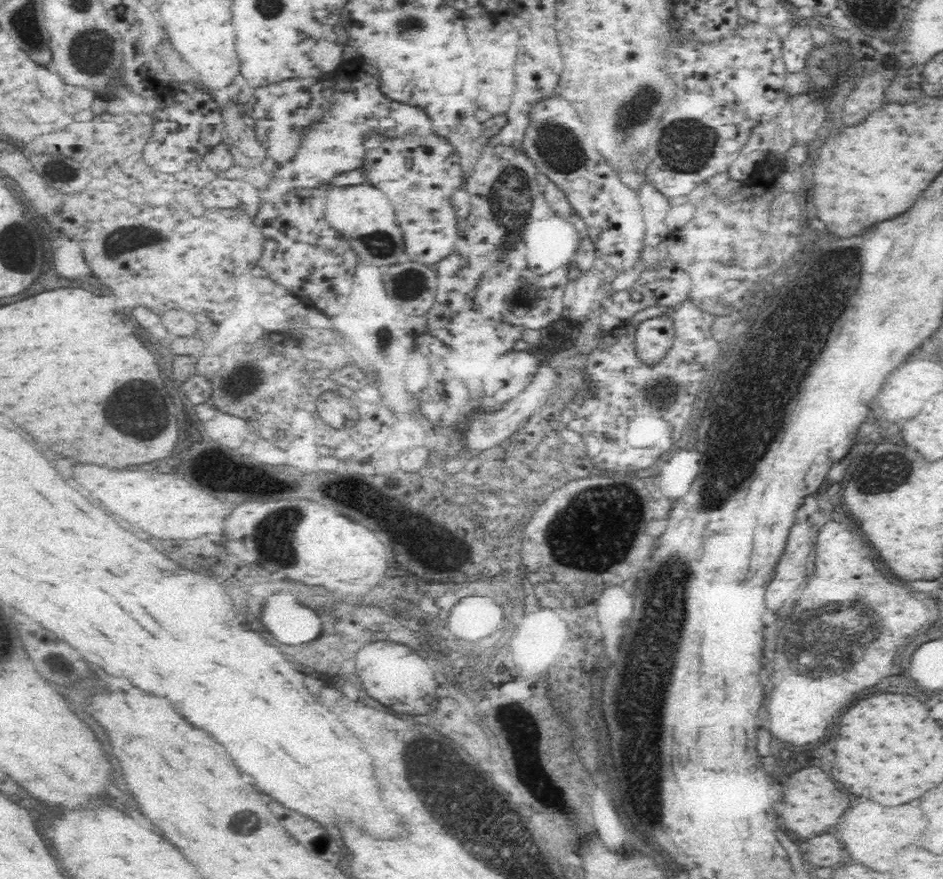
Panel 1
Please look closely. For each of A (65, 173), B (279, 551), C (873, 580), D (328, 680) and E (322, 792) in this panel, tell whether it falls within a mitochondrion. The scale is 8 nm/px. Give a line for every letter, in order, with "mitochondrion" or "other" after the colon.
A: mitochondrion
B: mitochondrion
C: other
D: other
E: other

